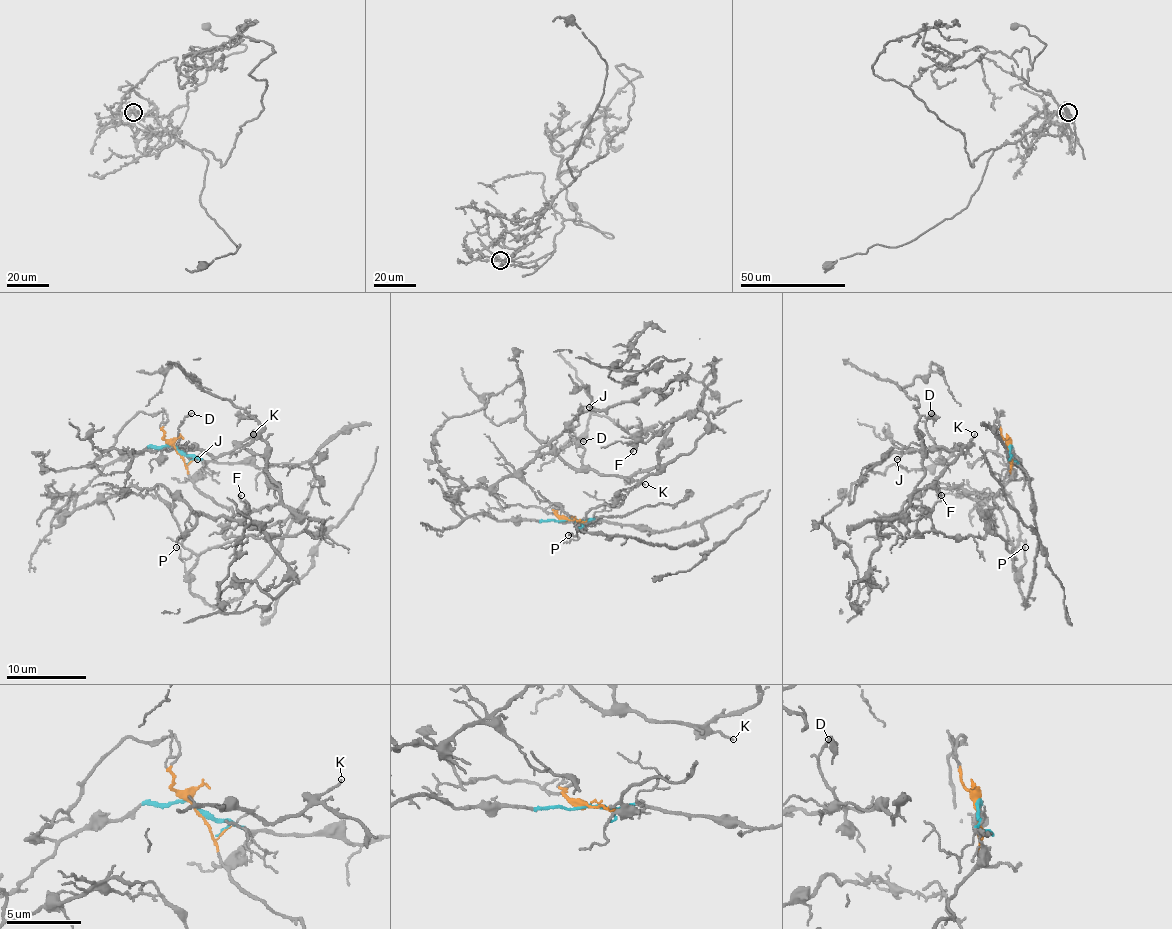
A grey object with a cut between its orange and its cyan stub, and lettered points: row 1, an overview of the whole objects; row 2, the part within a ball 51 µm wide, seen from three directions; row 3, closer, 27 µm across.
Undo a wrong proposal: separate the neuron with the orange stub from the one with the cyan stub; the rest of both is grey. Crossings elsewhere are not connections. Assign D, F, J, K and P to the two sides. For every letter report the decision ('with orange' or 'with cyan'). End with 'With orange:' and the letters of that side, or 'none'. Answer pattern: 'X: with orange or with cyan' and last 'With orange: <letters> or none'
D: with orange
F: with orange
J: with orange
K: with orange
P: with cyan
With orange: D, F, J, K

